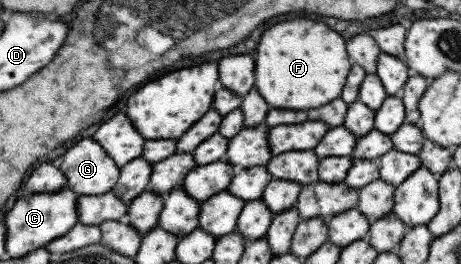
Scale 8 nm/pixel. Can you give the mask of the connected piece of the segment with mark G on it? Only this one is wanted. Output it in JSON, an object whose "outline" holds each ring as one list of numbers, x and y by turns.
{"outline":[[82,138,67,149,58,169,67,180,67,189,76,197,111,192,119,177,119,167,92,138]]}

